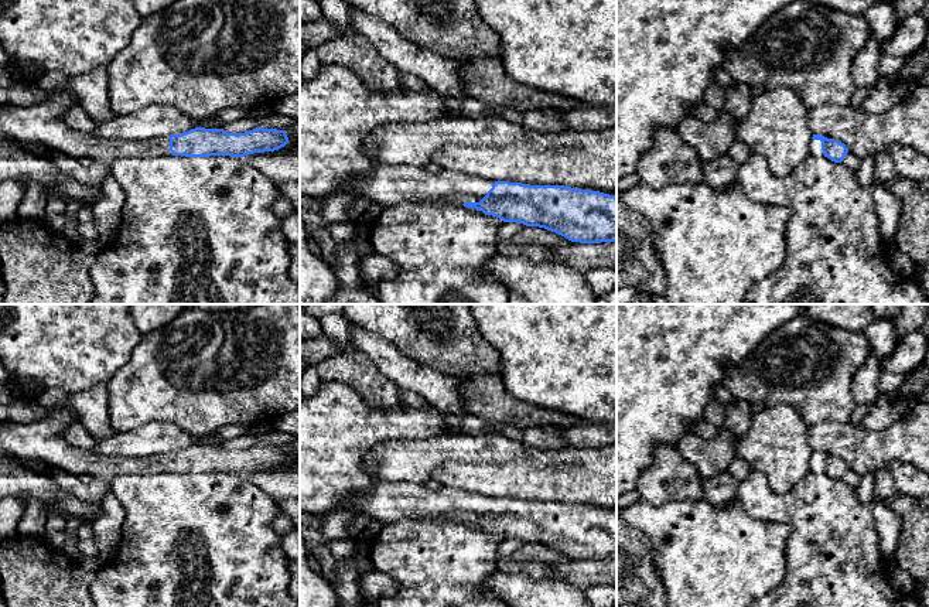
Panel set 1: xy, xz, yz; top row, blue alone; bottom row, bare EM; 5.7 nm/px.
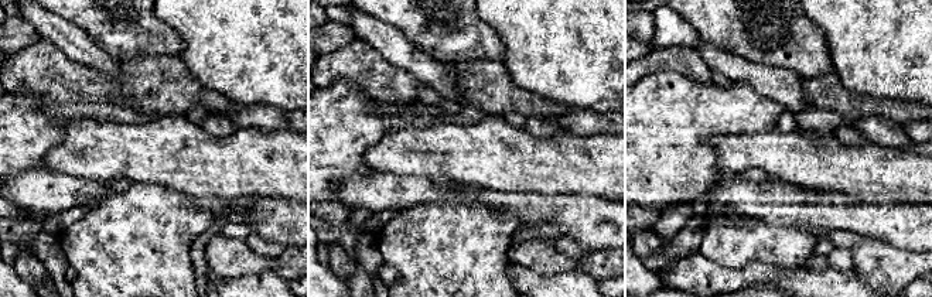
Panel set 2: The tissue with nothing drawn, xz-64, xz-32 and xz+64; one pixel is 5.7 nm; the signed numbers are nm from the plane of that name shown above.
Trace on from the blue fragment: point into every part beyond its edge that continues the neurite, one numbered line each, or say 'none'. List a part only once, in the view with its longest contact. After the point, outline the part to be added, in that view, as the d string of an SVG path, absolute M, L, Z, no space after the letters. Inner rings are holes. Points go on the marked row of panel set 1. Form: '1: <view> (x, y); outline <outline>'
1: xz (388, 186); outline M379 164L369 174L341 185L338 194L354 194L383 208L410 201L464 204L479 202L493 183L448 170Z

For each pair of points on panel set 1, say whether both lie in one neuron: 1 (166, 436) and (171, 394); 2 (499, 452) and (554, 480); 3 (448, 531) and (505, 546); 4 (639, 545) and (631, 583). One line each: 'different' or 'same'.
1: different
2: same
3: different
4: same

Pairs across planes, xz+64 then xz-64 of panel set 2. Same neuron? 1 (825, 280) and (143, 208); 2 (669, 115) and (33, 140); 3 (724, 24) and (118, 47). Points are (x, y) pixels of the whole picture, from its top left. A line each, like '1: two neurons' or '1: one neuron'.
1: two neurons
2: one neuron
3: one neuron

